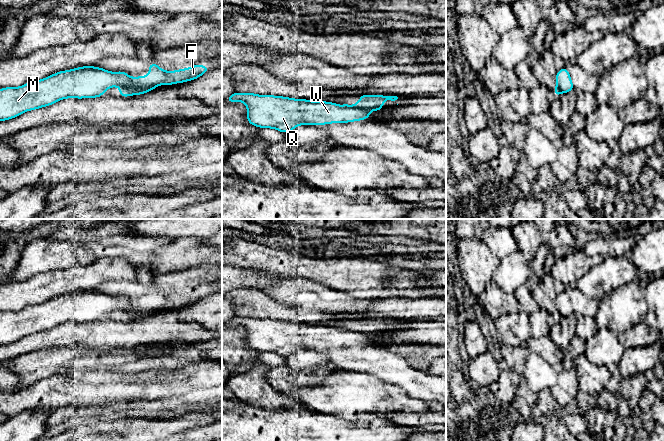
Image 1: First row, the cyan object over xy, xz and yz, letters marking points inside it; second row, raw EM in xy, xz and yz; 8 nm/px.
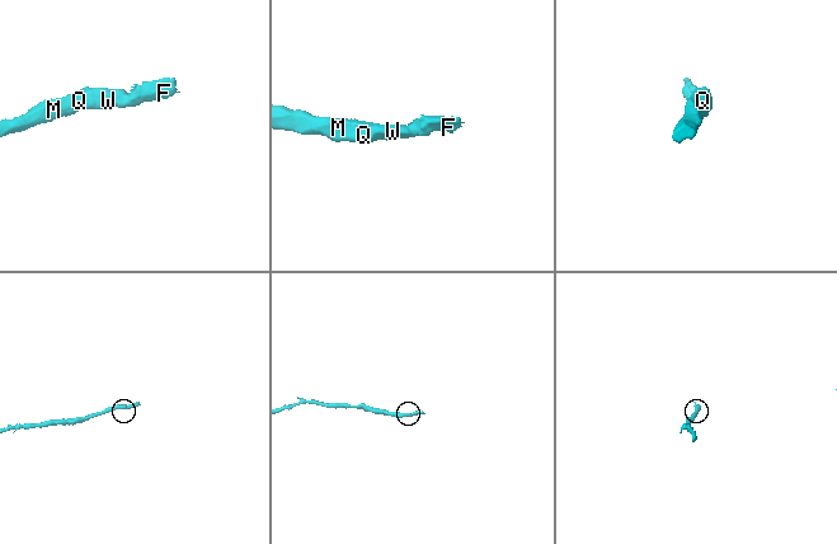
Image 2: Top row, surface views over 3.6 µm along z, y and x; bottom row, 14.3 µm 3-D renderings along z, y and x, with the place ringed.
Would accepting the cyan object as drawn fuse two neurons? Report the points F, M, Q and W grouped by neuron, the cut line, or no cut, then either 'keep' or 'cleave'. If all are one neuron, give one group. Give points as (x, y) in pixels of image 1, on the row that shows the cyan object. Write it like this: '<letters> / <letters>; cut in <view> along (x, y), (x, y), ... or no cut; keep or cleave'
F / M Q W; cut in xz along (350, 106), (369, 111); cleave

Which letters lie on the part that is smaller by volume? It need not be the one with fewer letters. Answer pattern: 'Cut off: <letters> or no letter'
Cut off: F

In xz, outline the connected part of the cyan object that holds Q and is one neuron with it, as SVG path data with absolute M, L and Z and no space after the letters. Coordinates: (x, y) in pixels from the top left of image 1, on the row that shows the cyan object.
M238 93L229 95L229 103L240 101L247 106L247 122L261 128L289 133L299 125L325 125L349 123L368 119L371 114L351 106L337 103L295 99L284 96Z

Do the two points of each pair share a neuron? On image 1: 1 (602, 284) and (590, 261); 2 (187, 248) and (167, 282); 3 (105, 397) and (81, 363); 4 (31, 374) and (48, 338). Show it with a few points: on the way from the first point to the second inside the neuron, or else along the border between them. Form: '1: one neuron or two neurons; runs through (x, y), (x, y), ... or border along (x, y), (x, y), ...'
1: two neurons; border along (605, 257), (600, 263), (590, 268)
2: two neurons; border along (194, 265), (154, 276)
3: two neurons; border along (106, 371), (88, 372)
4: two neurons; border along (65, 345), (32, 350), (19, 356)

